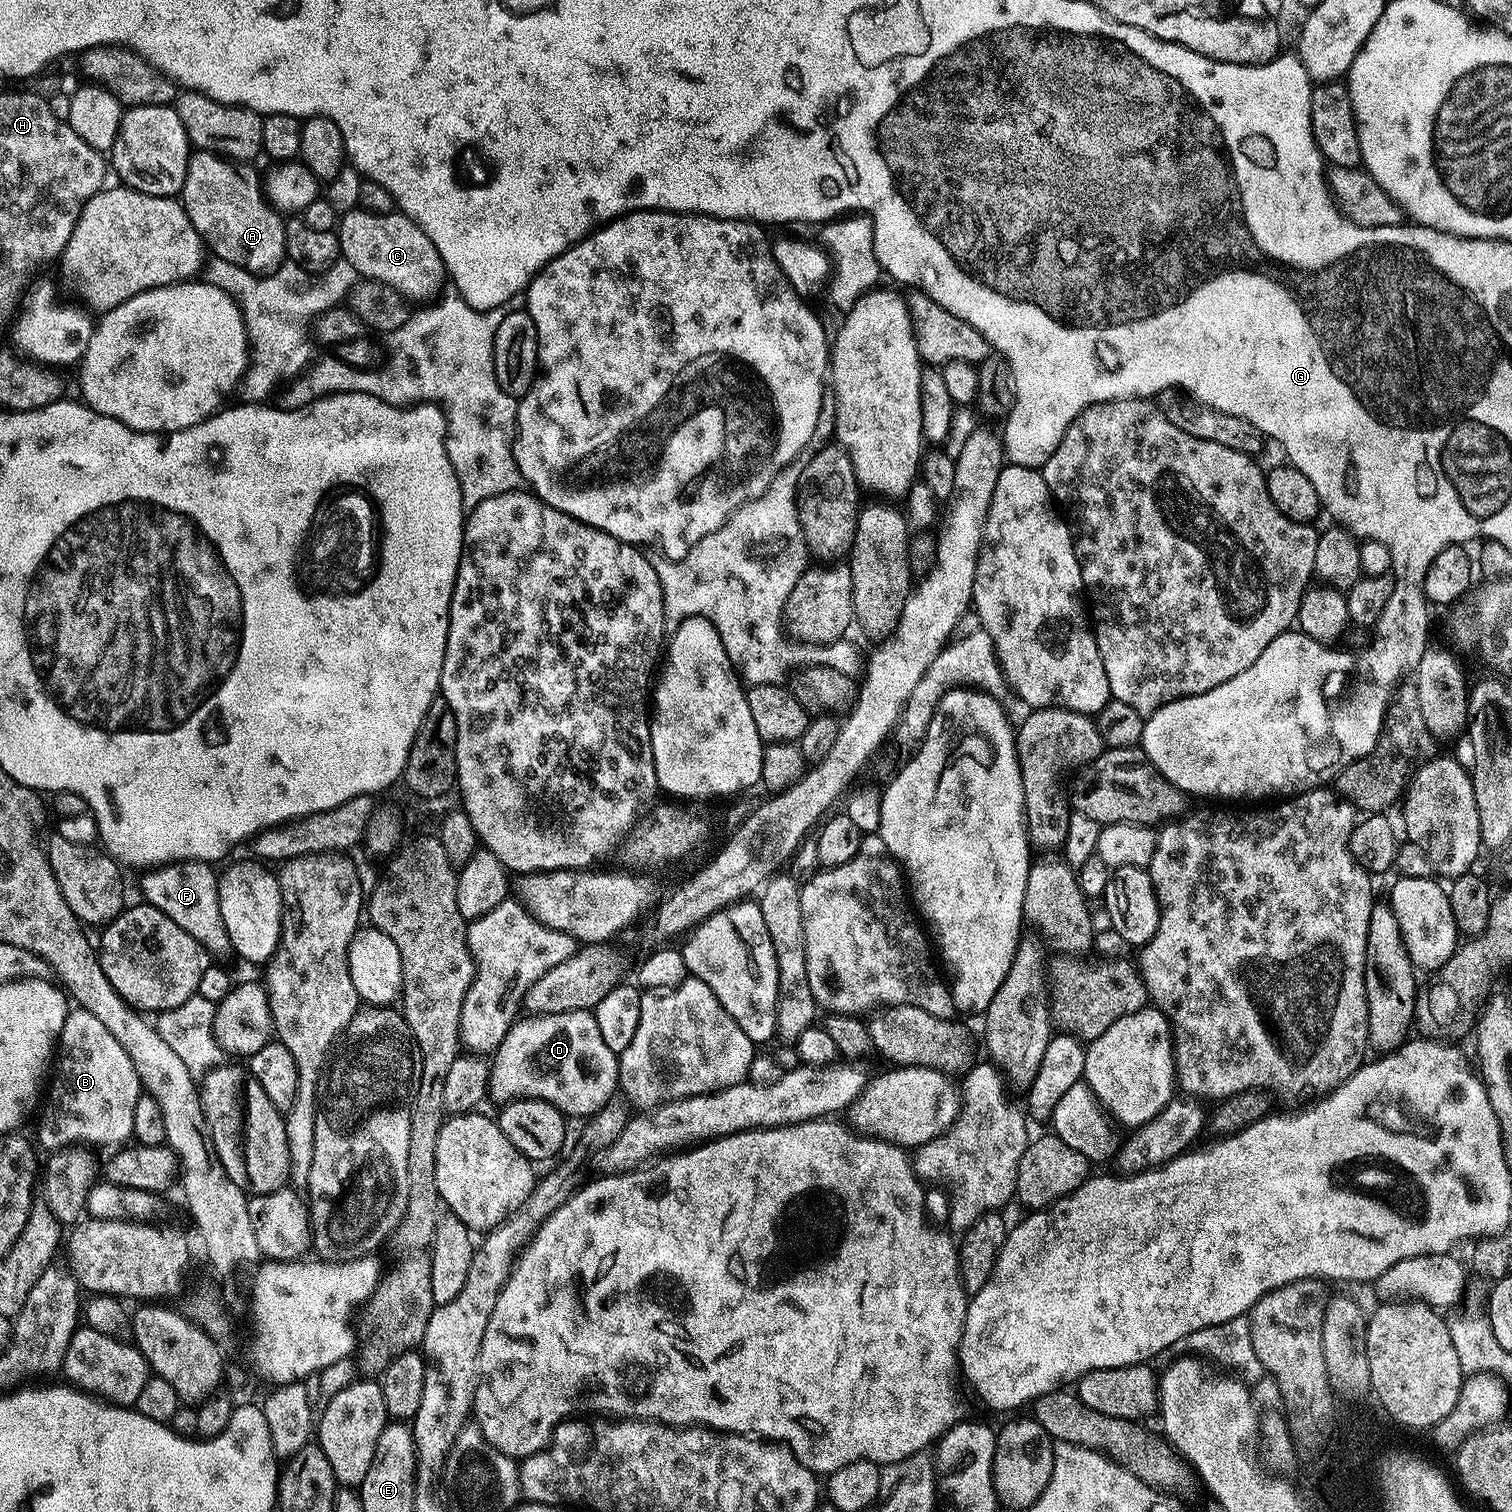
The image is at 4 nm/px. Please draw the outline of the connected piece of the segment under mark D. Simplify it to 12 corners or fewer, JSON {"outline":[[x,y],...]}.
{"outline":[[591,1011],[513,1025],[491,1099],[589,1118],[620,1062]]}

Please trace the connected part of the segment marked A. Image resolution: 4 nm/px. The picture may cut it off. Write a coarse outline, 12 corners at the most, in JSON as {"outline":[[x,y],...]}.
{"outline":[[193,151],[182,203],[215,259],[267,274],[285,221],[251,163]]}

